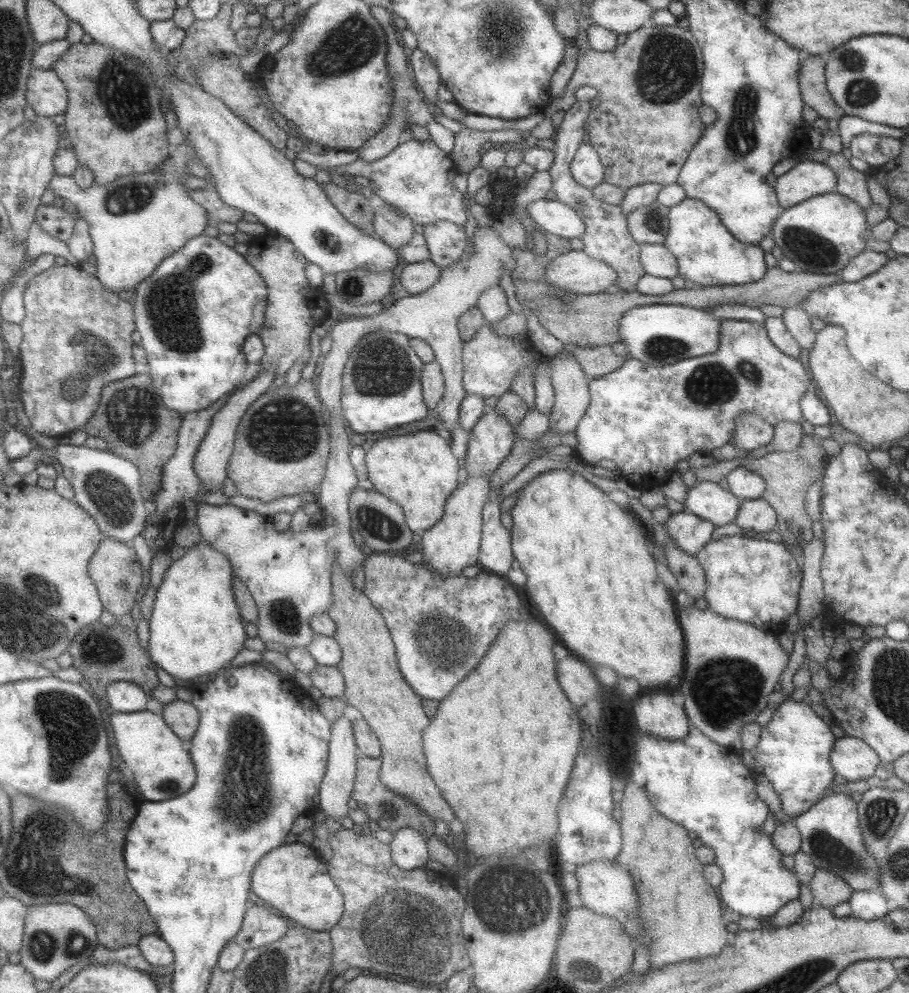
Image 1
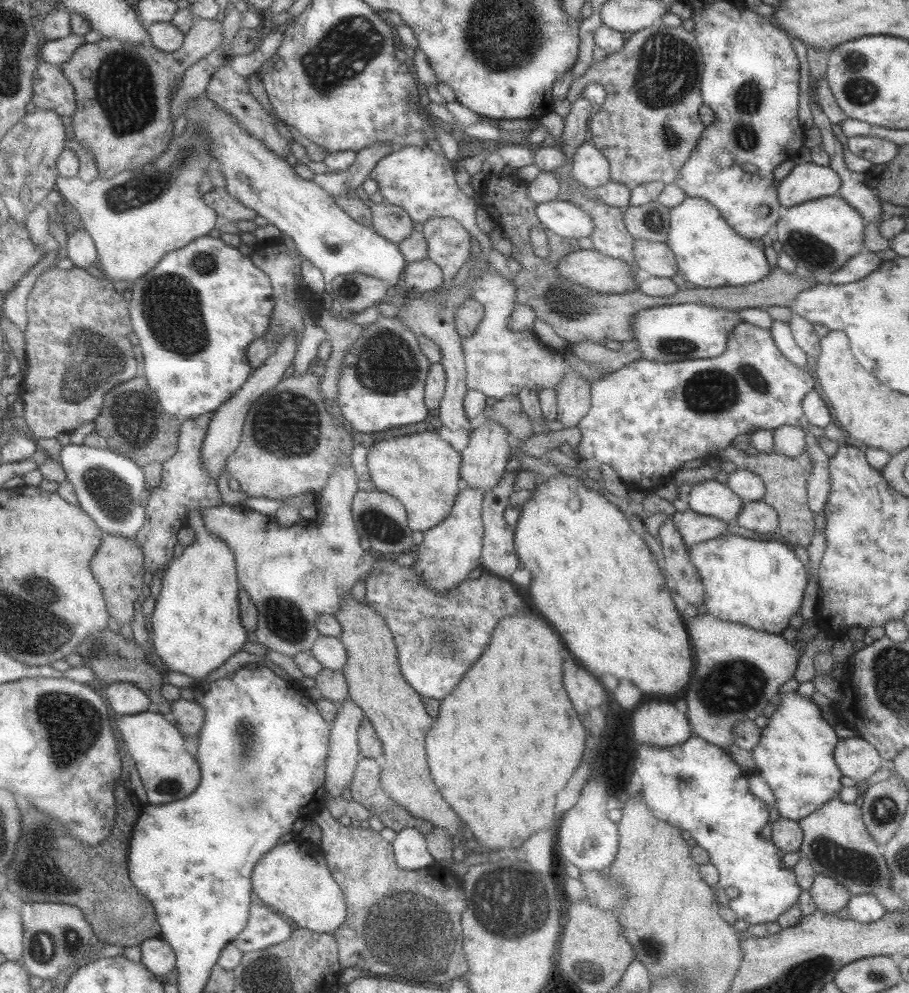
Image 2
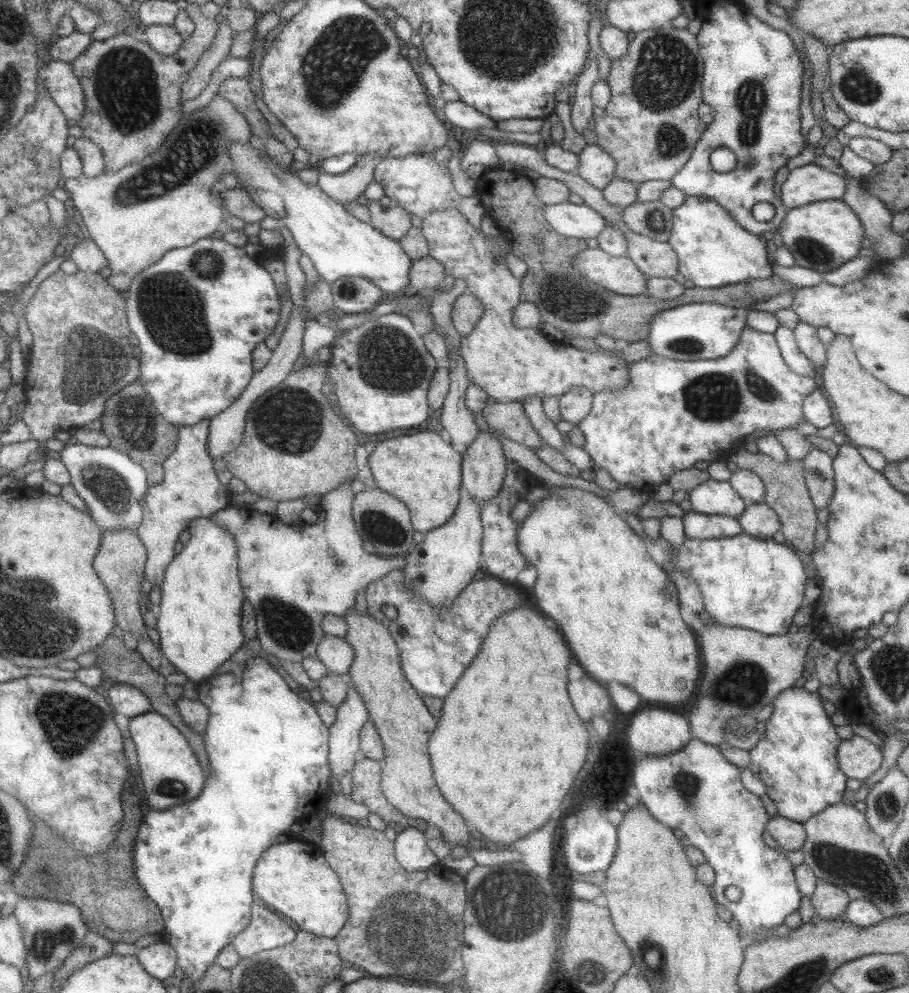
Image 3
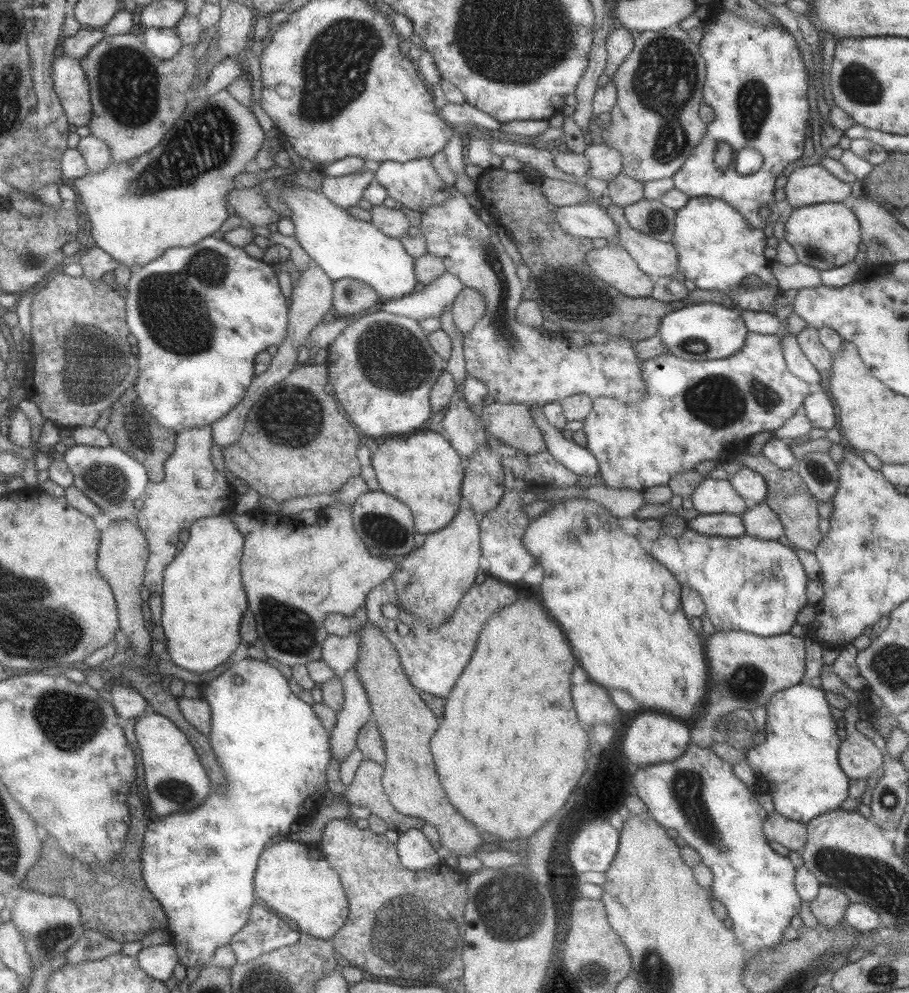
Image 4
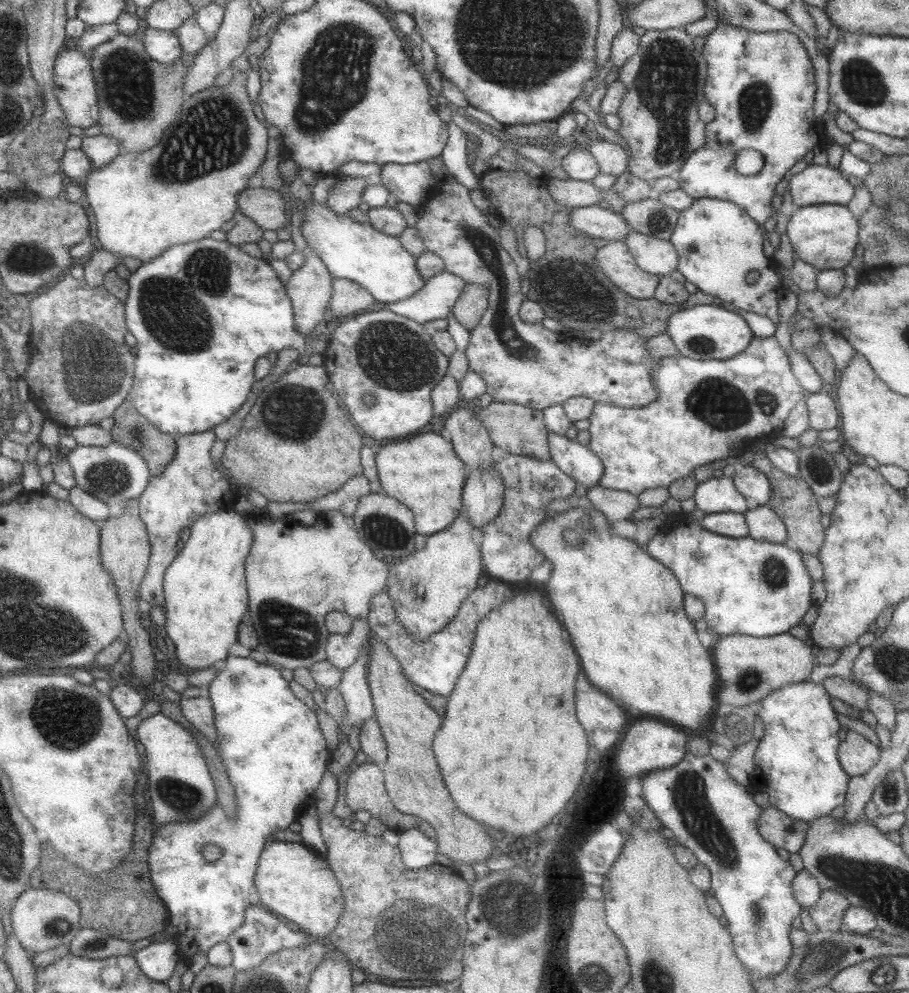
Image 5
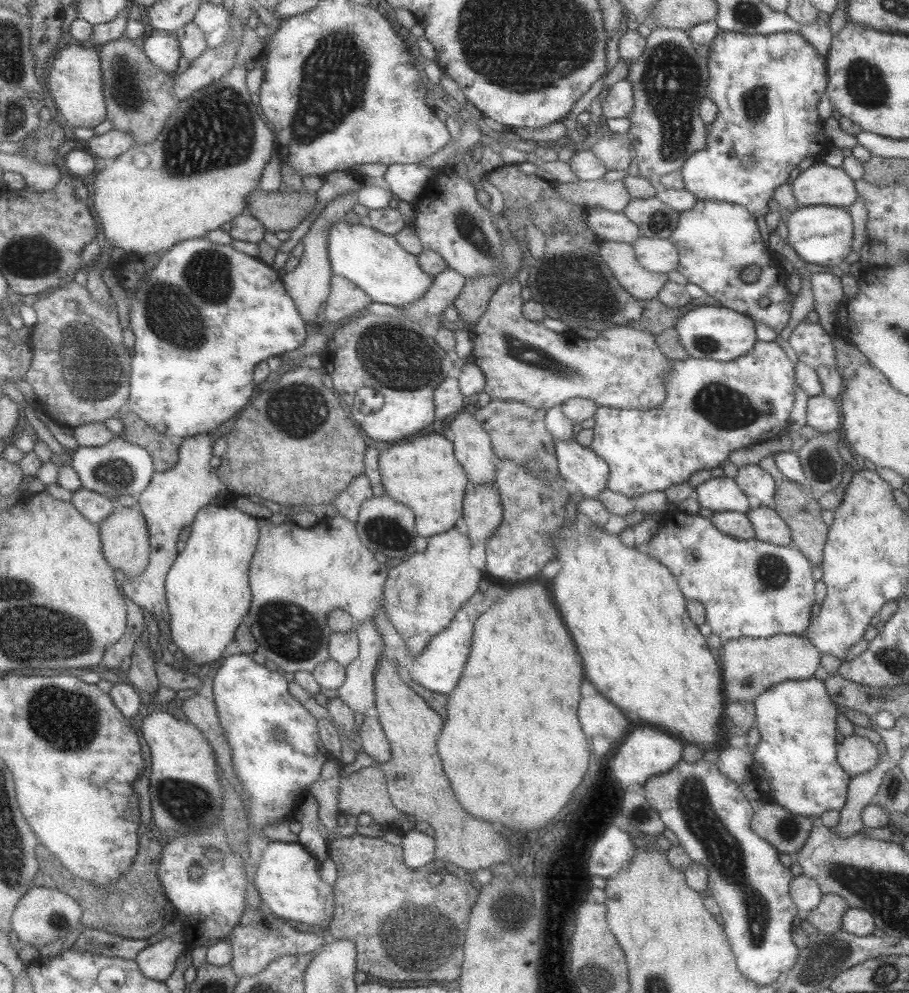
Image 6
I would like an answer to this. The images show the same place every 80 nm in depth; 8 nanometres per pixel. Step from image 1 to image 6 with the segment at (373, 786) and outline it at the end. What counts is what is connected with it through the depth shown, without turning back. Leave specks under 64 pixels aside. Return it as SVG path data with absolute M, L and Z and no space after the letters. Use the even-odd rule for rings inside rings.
M368 766L351 773L348 777L341 777L338 793L338 808L340 813L347 816L370 814L373 820L383 826L385 830L402 830L403 833L412 830L417 825L418 818L398 810L391 802L387 789L387 778L381 767Z

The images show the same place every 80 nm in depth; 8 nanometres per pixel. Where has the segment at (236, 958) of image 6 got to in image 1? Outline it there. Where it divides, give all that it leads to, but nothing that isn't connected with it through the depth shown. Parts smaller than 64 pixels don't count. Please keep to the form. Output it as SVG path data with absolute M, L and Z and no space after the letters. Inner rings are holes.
M261 903L250 904L244 913L242 926L233 938L245 951L280 940L288 930L282 916L272 914Z

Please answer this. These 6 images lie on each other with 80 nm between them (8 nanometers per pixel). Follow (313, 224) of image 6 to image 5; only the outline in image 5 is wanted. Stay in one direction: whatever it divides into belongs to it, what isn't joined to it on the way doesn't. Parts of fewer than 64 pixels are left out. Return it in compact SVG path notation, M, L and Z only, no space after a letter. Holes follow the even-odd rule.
M340 177L330 188L326 202L336 214L347 214L363 202L363 193L367 186L364 178ZM306 250L304 265L293 271L293 275L285 286L293 306L294 325L300 334L311 338L315 334L316 326L324 319L324 316L330 318L329 302L333 295L333 279L325 262L322 262L313 250Z

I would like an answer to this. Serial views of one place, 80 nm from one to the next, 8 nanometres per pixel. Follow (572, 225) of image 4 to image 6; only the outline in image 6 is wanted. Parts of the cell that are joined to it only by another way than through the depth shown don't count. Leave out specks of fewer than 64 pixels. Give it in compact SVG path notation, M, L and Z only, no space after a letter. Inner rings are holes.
M589 207L585 212L585 222L594 234L604 241L632 244L642 235L636 223L623 212Z

